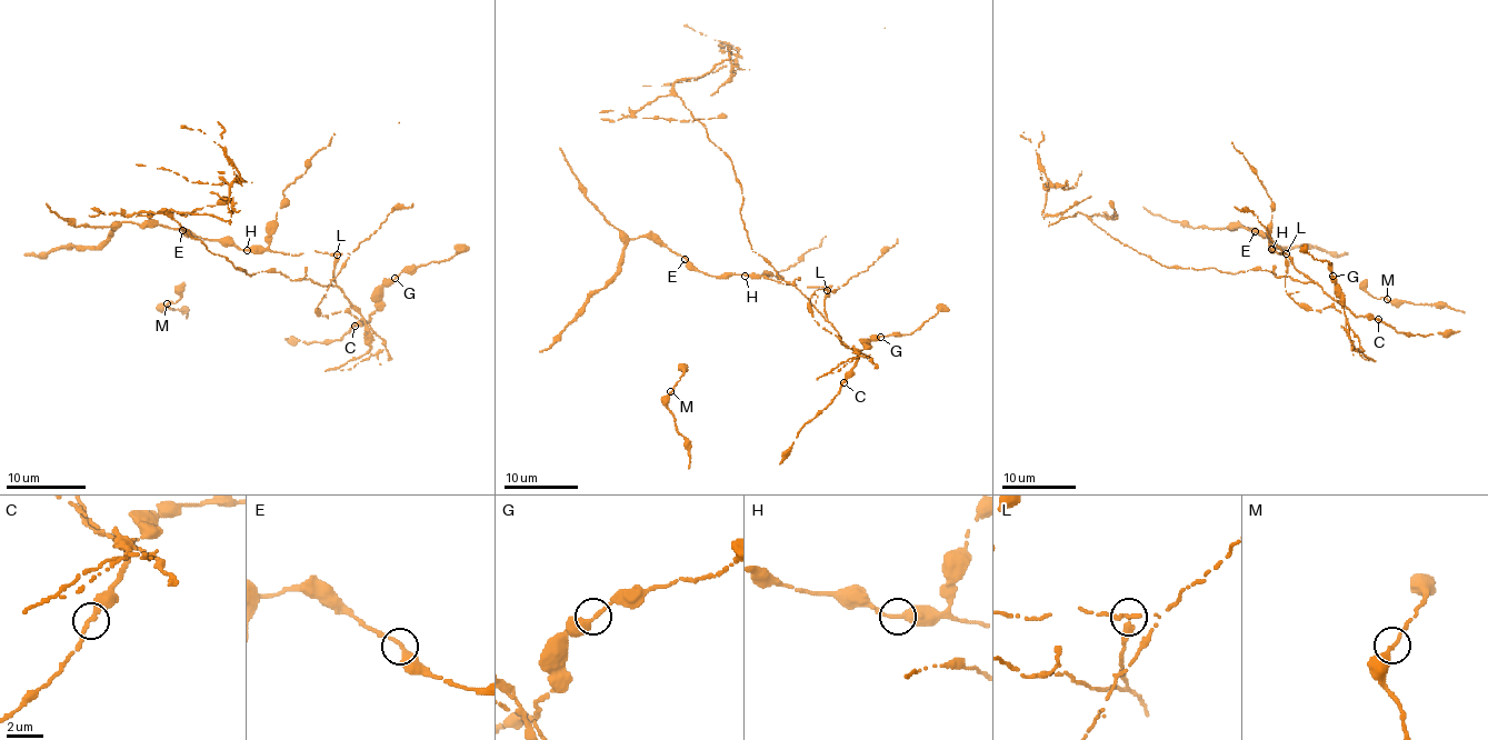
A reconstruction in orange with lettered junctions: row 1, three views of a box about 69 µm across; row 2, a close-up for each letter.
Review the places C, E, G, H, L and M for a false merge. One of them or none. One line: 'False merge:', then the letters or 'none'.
False merge: L

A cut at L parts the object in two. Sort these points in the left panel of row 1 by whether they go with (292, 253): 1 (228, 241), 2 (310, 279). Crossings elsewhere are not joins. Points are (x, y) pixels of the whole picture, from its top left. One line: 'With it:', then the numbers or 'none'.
With it: 1

